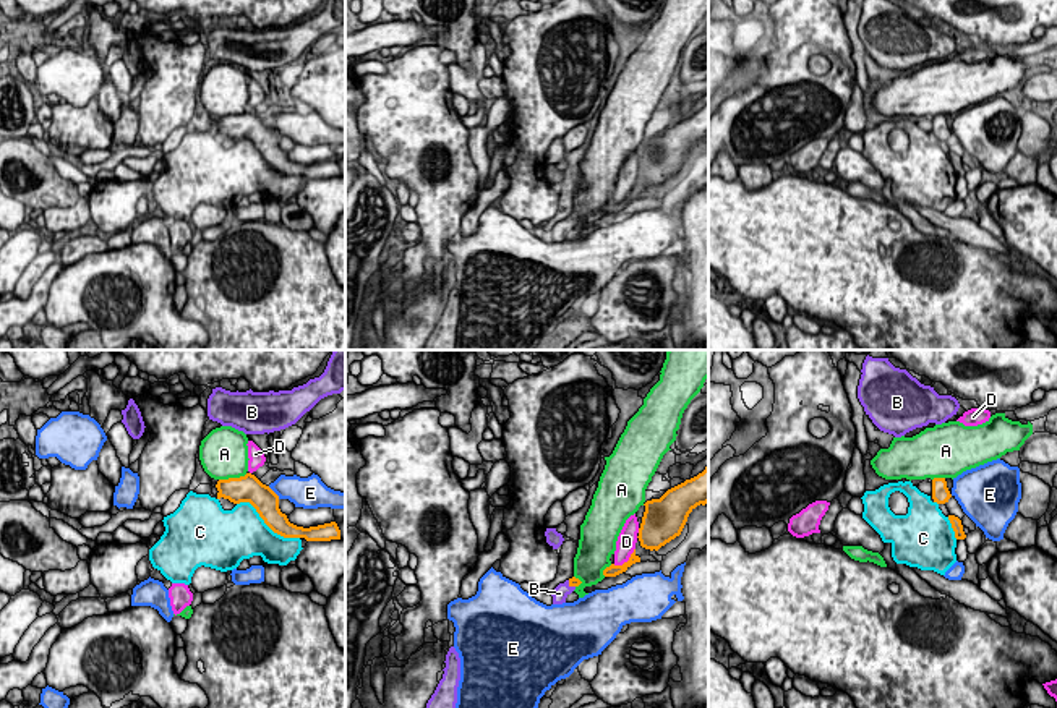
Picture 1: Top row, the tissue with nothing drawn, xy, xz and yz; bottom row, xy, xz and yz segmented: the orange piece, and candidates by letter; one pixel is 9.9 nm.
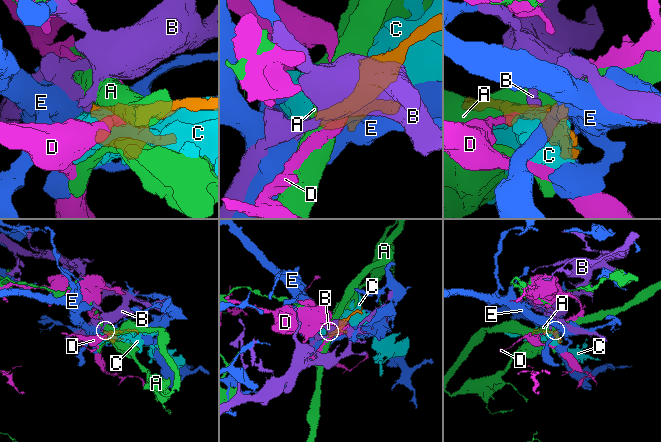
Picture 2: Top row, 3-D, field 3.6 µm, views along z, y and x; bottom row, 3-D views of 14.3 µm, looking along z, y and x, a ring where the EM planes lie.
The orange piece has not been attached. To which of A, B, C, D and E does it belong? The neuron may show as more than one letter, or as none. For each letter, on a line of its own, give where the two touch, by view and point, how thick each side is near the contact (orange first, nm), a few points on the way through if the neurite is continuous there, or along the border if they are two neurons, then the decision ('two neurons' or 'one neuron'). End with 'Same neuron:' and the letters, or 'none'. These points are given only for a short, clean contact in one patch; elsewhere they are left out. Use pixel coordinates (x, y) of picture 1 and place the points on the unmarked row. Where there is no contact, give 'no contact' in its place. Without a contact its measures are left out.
A: xy (232, 115) | 280/460 nm | two neurons
B: xz (571, 222) | 100/160 nm | across xz (573, 219), (571, 222), (560, 230) | one neuron
C: xy (266, 161) | 260/480 nm | two neurons
D: xz (628, 198) | 120/190 nm | two neurons
E: xy (274, 130) | 260/260 nm | two neurons
Same neuron: B

